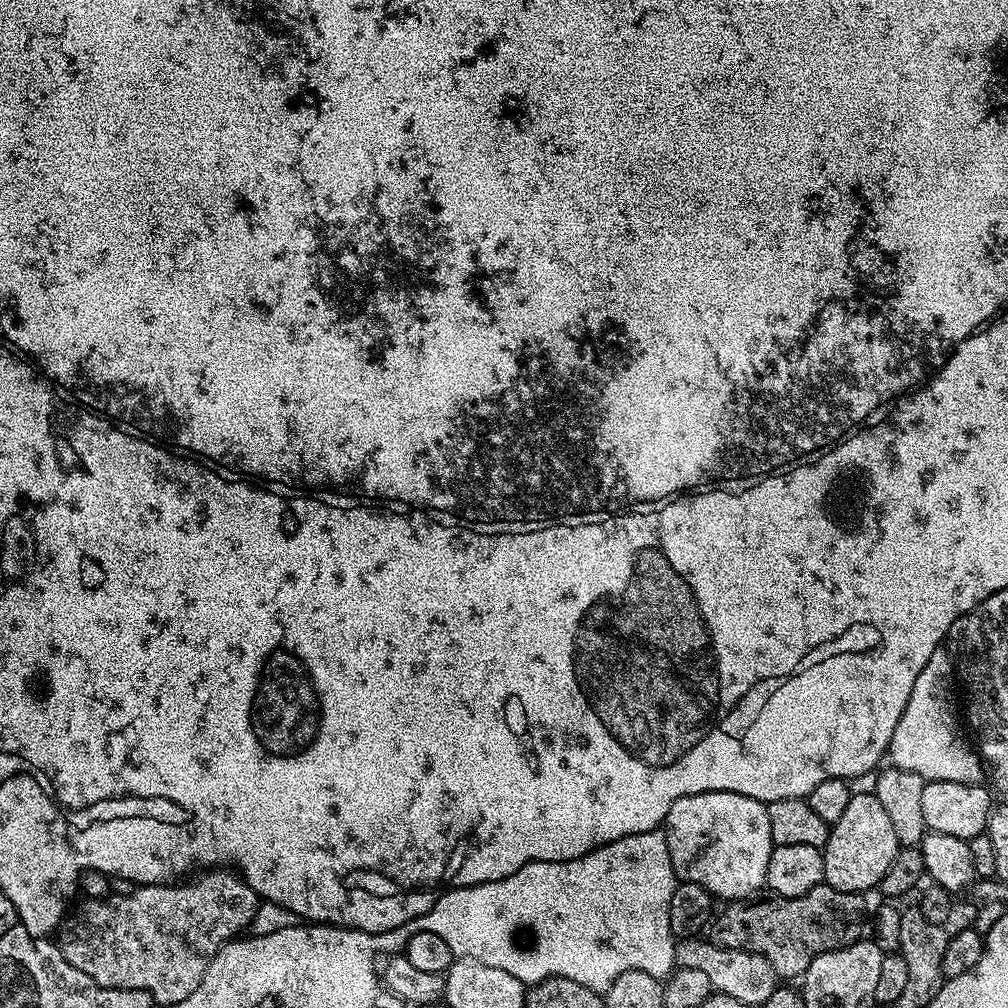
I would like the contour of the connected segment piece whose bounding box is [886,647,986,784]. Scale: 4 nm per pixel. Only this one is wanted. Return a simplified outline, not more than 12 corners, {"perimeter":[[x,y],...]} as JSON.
{"perimeter":[[930,654],[894,726],[891,767],[978,784],[985,761],[952,697],[954,656]]}

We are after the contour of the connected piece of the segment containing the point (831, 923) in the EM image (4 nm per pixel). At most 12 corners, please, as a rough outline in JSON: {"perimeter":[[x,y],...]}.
{"perimeter":[[822,883],[731,901],[712,943],[800,978],[865,935],[865,897]]}

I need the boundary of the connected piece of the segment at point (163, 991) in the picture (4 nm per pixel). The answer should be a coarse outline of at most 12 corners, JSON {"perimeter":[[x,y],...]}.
{"perimeter":[[220,866],[85,899],[60,953],[178,1006],[258,905]]}

